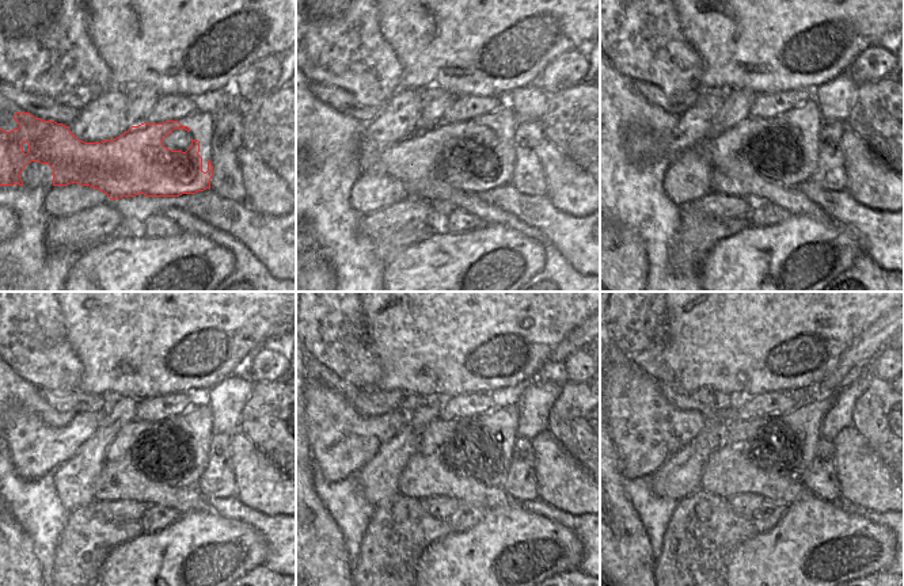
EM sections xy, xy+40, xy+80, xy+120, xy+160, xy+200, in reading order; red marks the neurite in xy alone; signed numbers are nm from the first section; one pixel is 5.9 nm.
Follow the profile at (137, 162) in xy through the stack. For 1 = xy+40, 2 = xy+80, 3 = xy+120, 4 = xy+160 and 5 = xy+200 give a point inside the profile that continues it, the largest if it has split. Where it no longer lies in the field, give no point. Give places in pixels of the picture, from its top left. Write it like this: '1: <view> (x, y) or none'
1: xy+40 (411, 160)
2: xy+80 (752, 136)
3: xy+120 (130, 437)
4: xy+160 (435, 434)
5: xy+200 (736, 432)

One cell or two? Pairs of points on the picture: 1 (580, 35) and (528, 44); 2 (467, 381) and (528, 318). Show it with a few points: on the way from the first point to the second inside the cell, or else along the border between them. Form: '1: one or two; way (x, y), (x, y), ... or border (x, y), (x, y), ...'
1: one; way (568, 35), (540, 37)
2: one; way (481, 365), (512, 334)

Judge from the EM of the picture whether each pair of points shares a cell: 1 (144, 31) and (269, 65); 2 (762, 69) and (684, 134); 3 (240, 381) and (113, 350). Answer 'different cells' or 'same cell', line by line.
1: different cells
2: different cells
3: different cells

